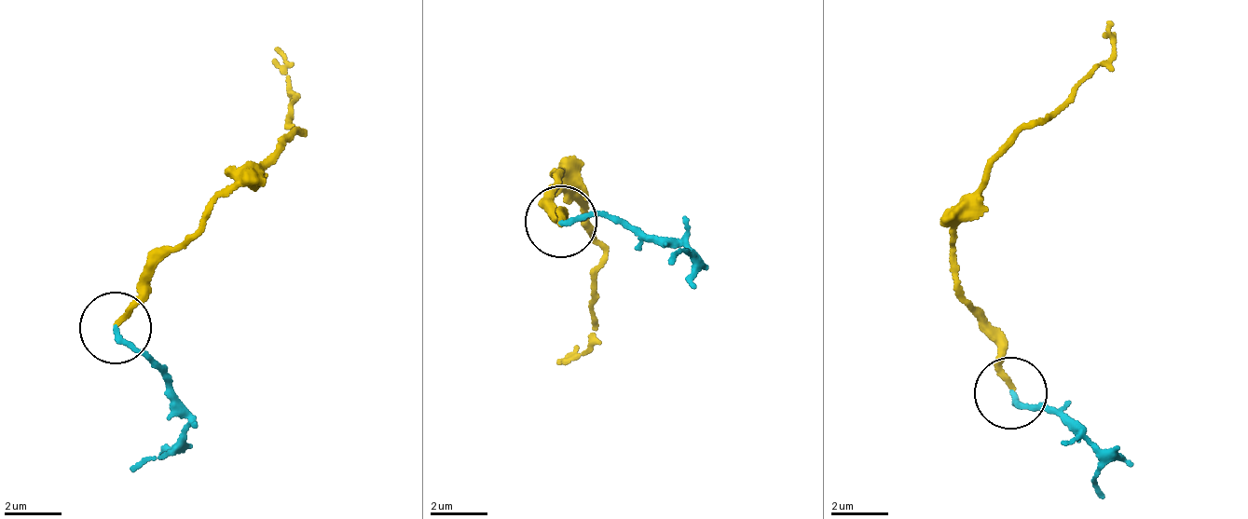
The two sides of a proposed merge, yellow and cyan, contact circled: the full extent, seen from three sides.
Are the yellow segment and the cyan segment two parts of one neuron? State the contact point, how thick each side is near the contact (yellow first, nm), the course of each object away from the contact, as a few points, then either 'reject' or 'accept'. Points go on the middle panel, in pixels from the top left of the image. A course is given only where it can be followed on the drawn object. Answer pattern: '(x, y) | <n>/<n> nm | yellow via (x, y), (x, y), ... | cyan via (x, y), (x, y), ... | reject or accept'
(561, 221) | 180/170 nm | yellow via (559, 222), (554, 173), (586, 202), (602, 257), (588, 293), (593, 326), (582, 352), (557, 362) | cyan via (563, 219), (622, 219), (680, 247), (670, 262) | reject

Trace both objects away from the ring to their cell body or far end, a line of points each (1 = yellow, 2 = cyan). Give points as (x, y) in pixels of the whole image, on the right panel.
1: (1009, 387), (953, 261), (987, 168), (1113, 51), (1109, 20)
2: (1009, 393), (1035, 405), (1088, 439), (1101, 497)

